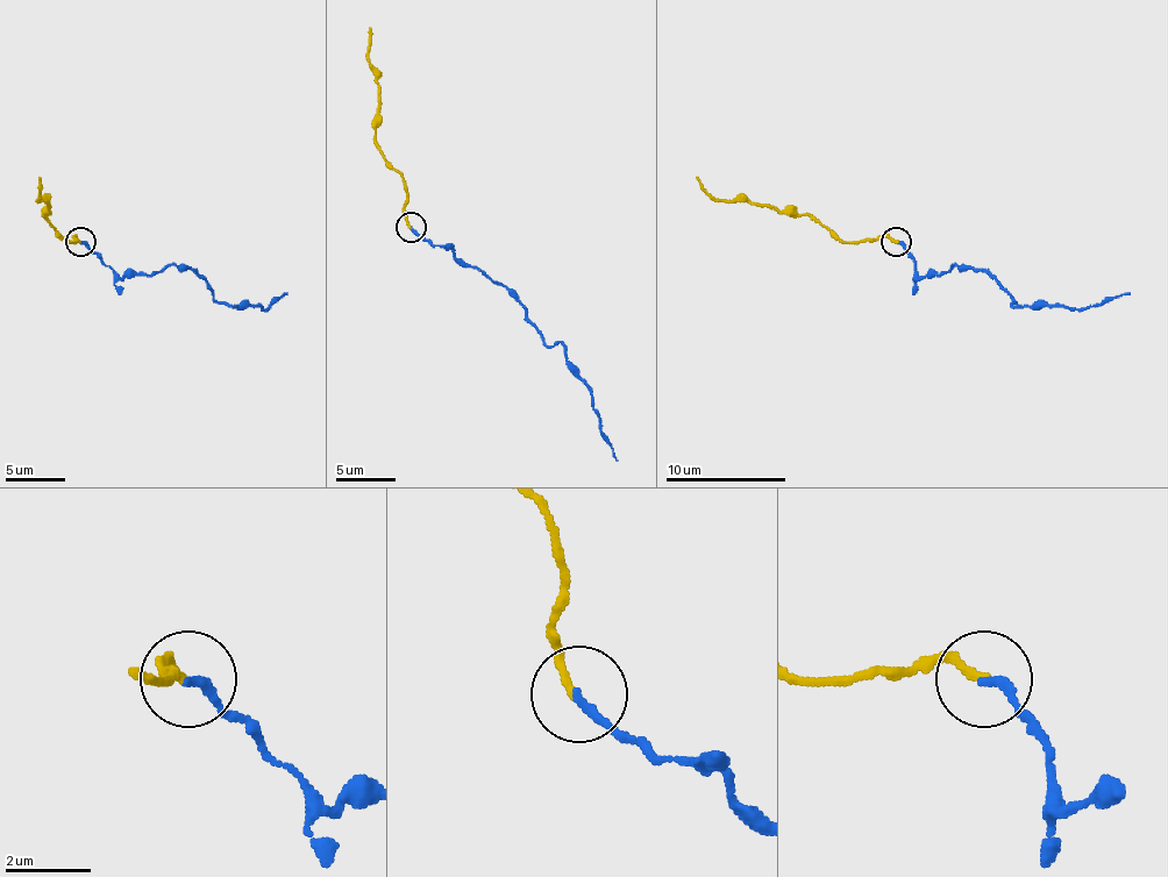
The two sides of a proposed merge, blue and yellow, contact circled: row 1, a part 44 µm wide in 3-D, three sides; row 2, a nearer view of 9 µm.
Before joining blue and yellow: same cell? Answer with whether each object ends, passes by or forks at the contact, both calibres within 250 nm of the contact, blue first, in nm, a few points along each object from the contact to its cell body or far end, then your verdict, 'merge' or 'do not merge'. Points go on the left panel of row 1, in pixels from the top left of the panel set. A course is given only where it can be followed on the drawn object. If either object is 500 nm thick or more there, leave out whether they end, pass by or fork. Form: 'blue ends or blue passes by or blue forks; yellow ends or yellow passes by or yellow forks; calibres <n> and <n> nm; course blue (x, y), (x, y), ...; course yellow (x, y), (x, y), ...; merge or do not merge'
blue ends; yellow ends; calibres 240 and 190 nm; course blue (82, 242), (121, 278), (154, 276), (172, 263), (196, 269), (216, 299), (232, 305), (268, 308), (286, 293); course yellow (78, 242), (76, 236), (72, 242), (45, 215), (49, 204), (36, 200), (40, 176); do not merge

